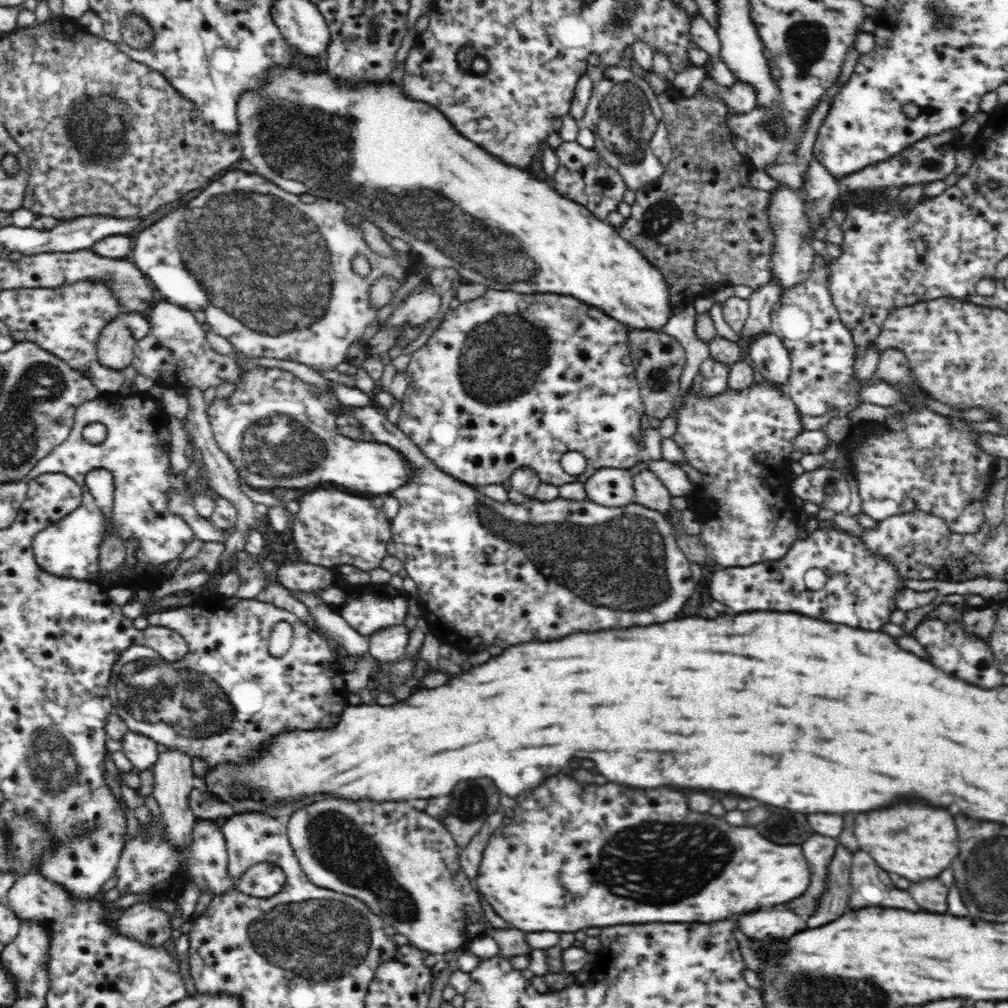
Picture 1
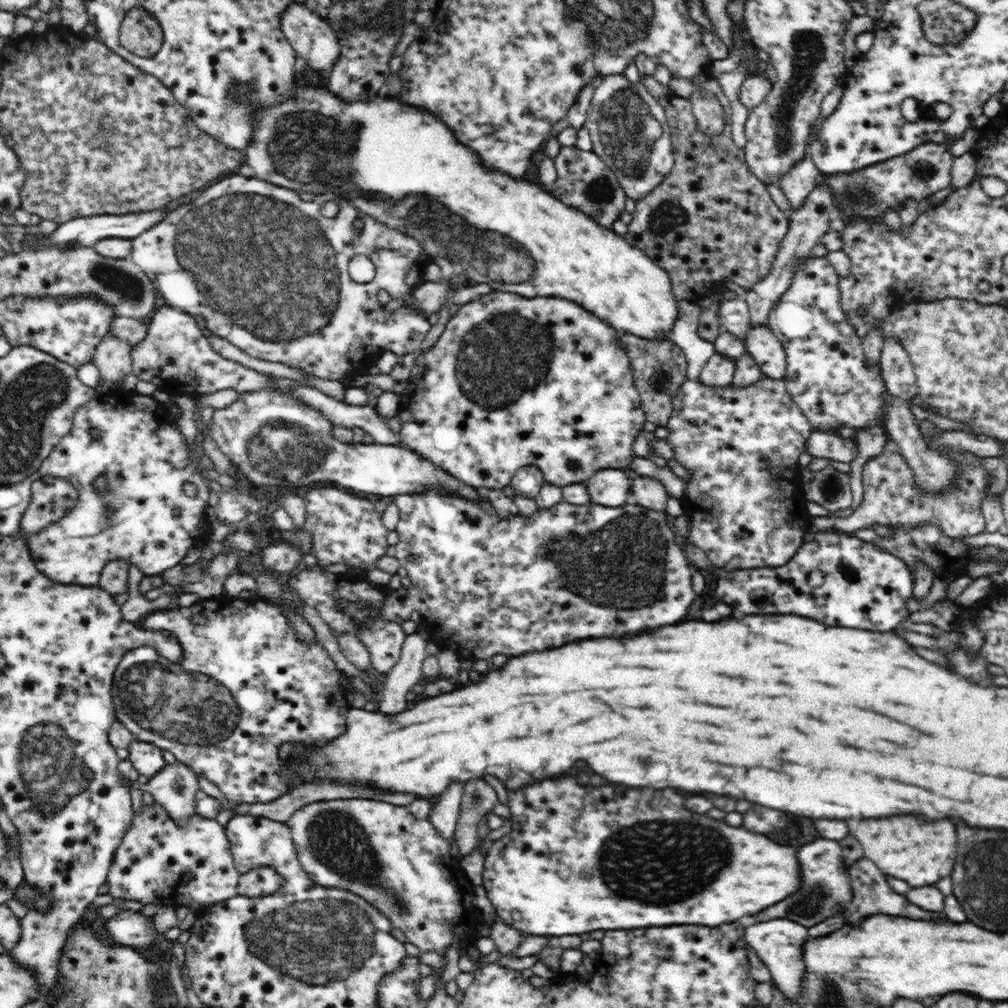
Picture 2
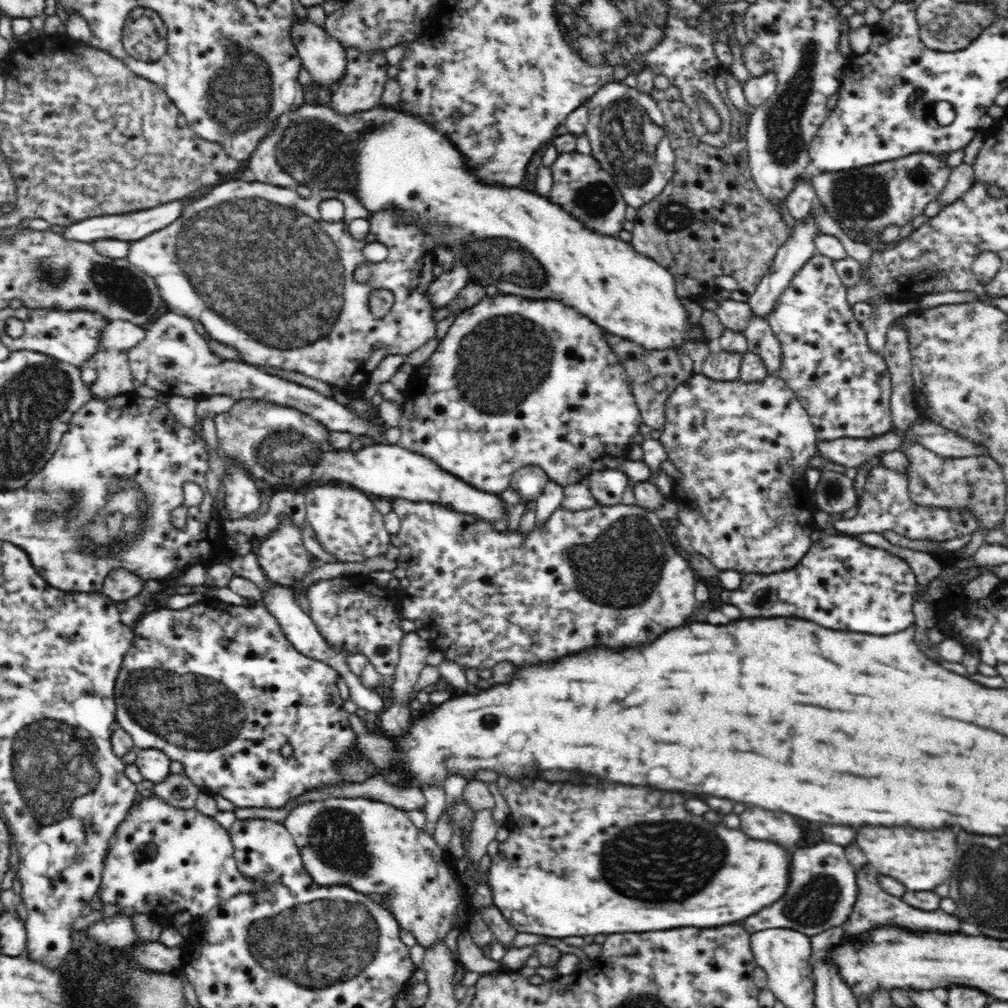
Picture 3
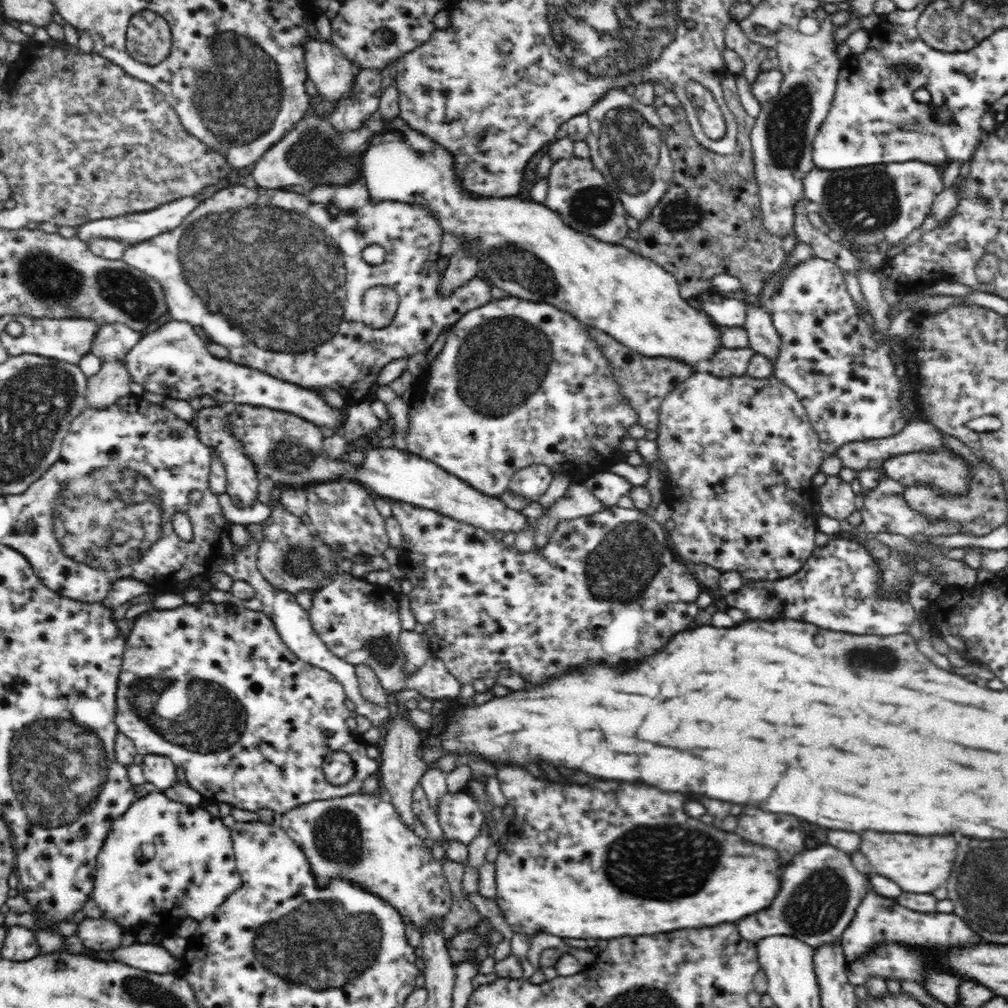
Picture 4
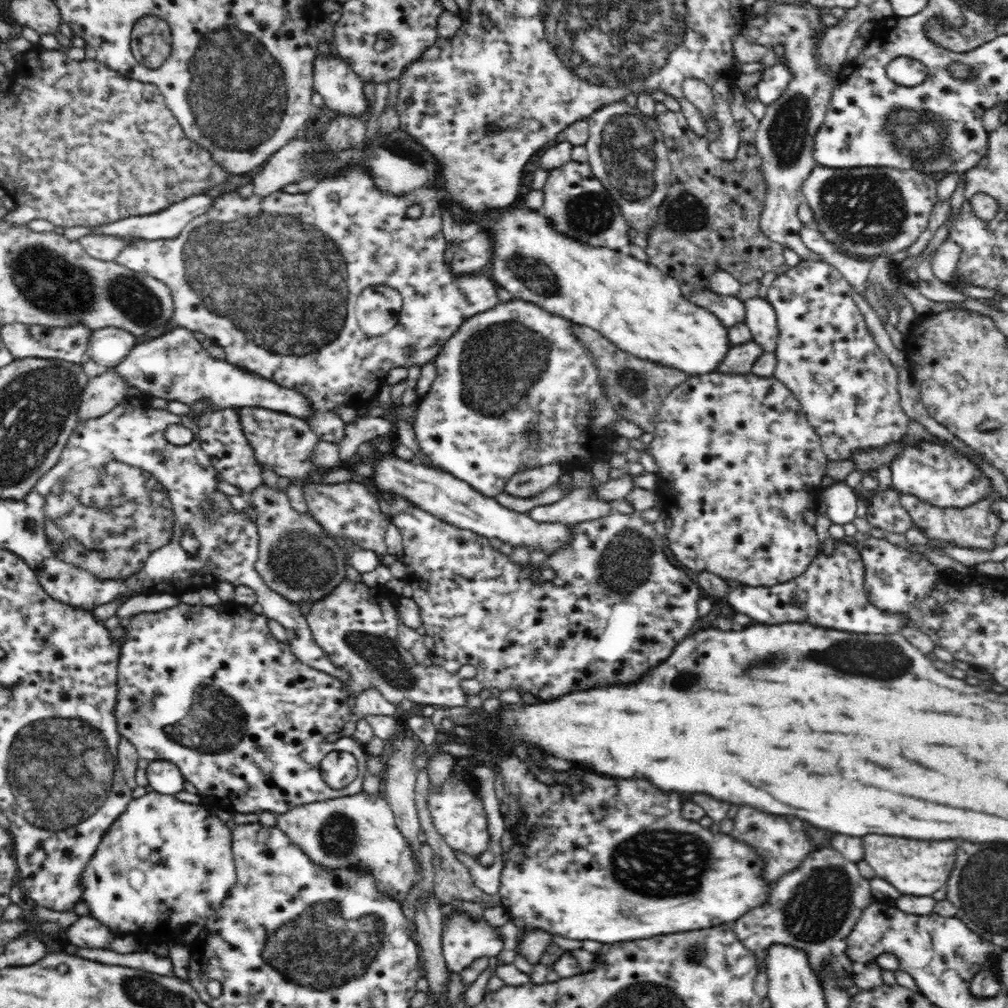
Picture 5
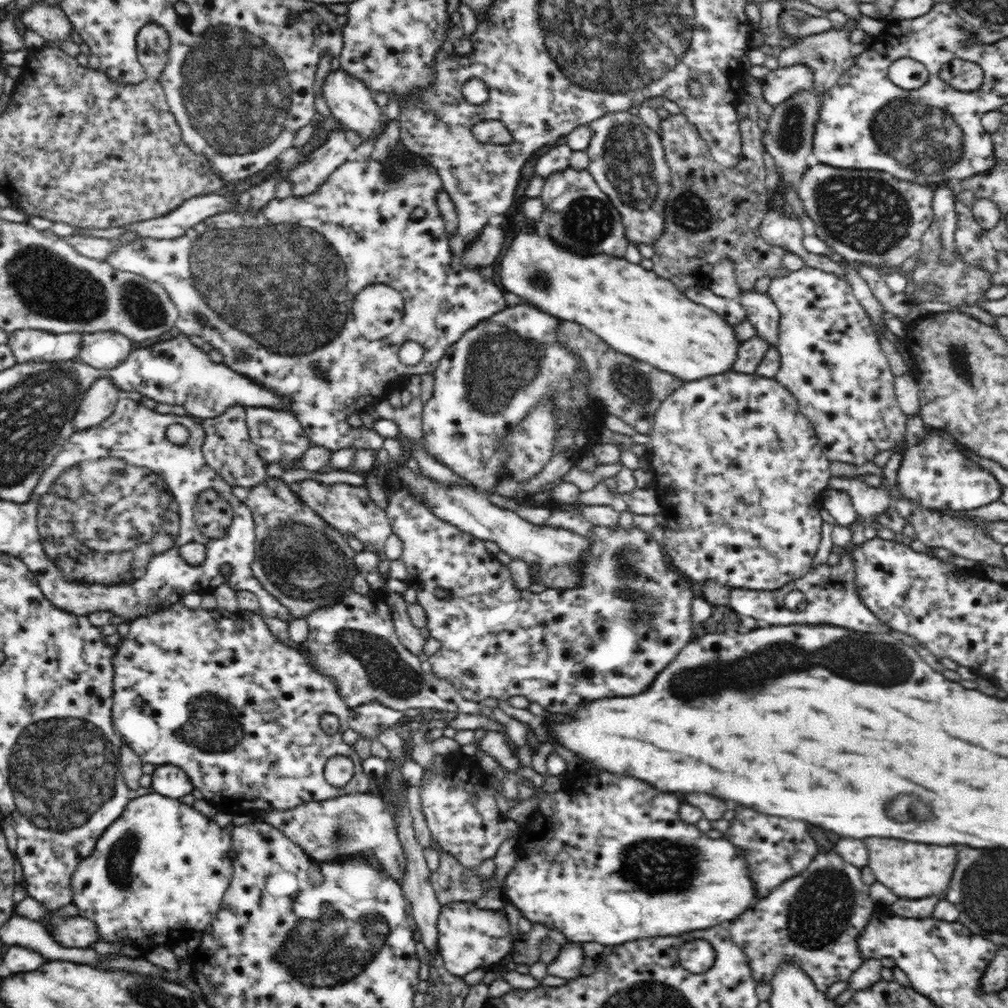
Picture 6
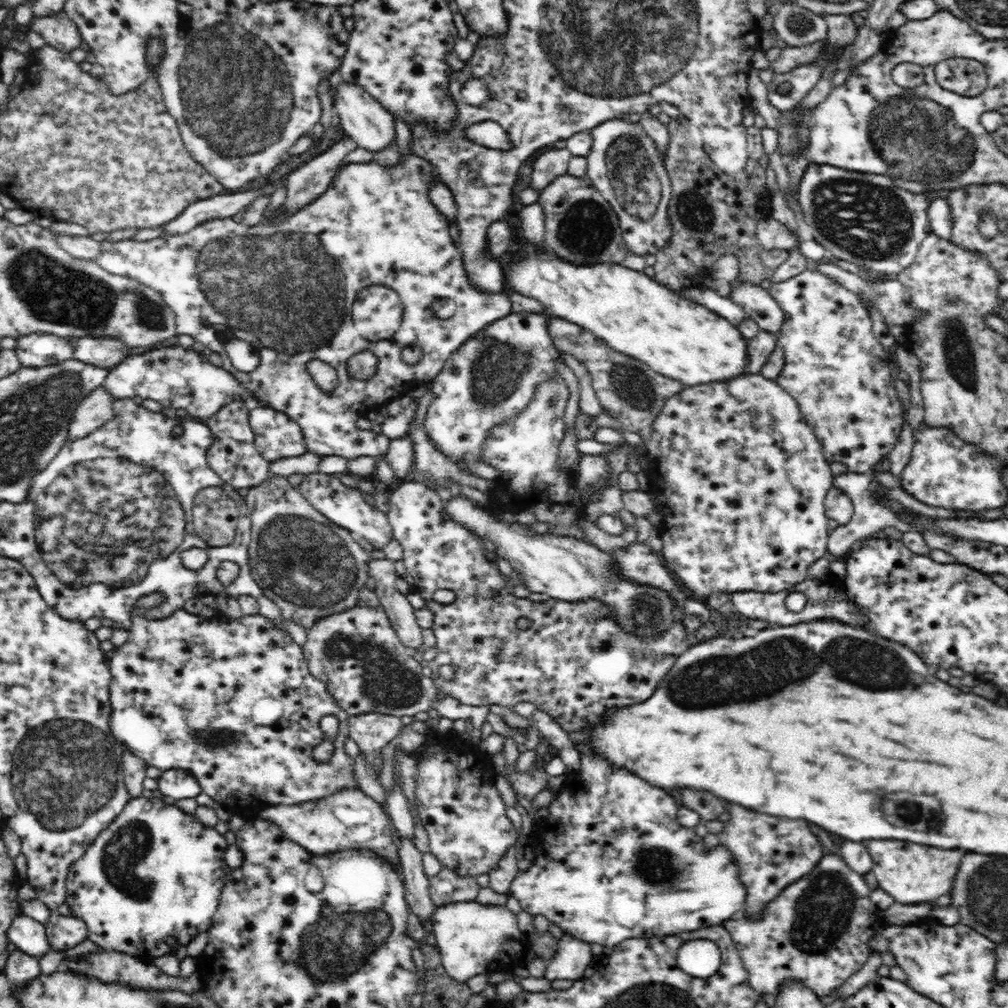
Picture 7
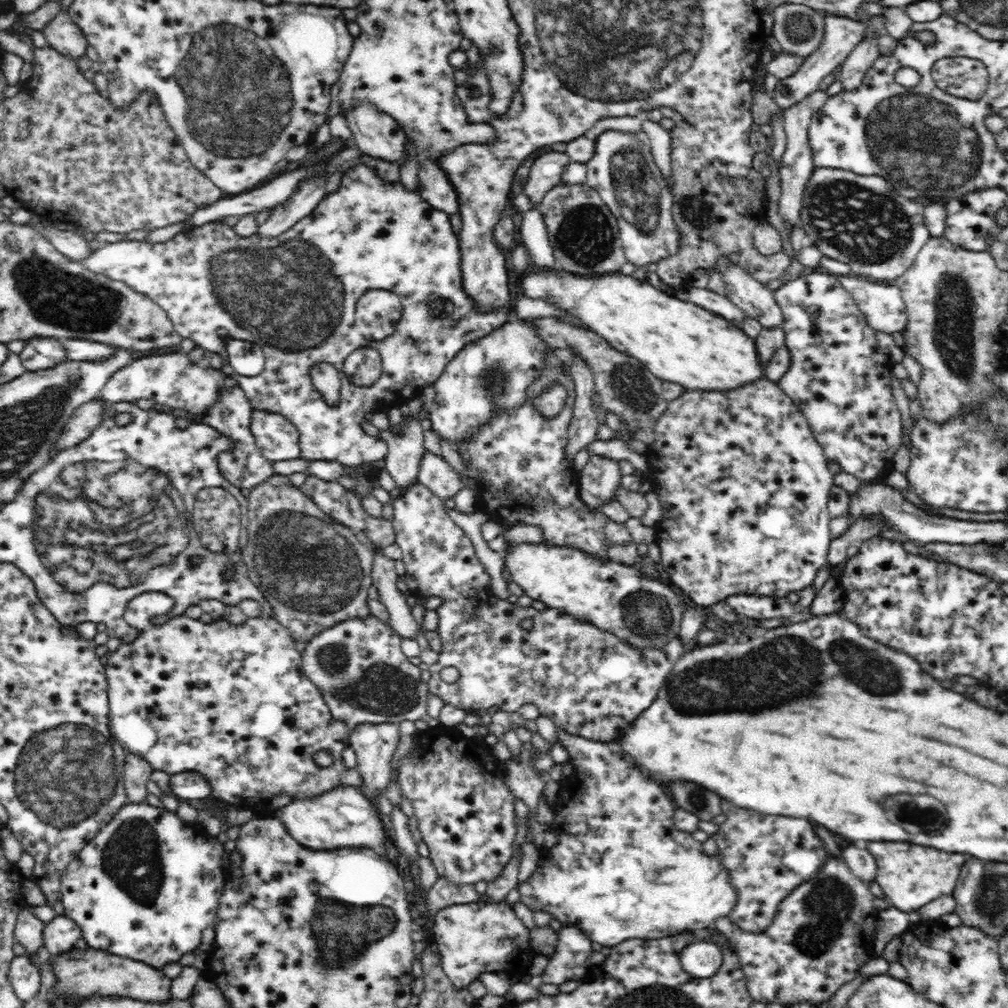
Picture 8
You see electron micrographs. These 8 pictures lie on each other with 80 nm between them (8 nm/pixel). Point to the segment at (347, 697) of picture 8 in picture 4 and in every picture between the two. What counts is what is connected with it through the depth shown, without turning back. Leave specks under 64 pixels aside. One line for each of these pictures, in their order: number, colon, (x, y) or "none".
4: (358, 621)
5: (356, 625)
6: (354, 641)
7: (367, 669)

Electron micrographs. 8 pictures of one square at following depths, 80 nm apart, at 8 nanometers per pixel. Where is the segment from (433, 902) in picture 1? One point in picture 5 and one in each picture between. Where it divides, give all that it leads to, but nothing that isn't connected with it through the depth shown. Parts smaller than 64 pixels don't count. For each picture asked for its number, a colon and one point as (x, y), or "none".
2: (401, 865)
3: (372, 846)
4: (360, 837)
5: (360, 830)

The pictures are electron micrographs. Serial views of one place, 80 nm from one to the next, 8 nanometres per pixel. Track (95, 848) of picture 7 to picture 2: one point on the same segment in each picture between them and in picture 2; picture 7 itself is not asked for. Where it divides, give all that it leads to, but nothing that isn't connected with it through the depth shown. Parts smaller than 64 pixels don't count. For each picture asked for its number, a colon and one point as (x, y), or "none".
2: (157, 862)
3: (162, 860)
4: (162, 860)
5: (163, 862)
6: (179, 865)

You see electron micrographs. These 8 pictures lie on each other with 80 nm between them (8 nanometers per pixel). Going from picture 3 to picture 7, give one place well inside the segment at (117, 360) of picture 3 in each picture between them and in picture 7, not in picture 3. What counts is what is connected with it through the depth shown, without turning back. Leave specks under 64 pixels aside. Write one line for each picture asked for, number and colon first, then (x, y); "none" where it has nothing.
4: (105, 388)
5: (102, 393)
6: (98, 402)
7: (94, 410)

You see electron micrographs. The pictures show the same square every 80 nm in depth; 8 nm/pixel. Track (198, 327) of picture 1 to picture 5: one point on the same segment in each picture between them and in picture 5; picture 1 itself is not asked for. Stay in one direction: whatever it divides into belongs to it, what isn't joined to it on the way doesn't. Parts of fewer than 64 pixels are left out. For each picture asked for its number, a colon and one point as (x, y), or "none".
2: (175, 356)
3: (174, 359)
4: (173, 361)
5: (175, 366)

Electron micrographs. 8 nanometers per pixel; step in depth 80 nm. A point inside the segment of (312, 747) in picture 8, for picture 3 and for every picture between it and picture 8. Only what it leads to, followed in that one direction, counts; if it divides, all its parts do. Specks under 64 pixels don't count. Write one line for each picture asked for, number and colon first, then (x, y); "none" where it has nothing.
3: (227, 730)
4: (258, 742)
5: (266, 758)
6: (273, 759)
7: (232, 702)

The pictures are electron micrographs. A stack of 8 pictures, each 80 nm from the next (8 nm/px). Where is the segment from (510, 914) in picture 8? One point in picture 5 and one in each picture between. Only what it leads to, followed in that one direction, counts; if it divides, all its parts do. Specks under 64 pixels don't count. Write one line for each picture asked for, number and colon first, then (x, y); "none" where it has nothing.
5: (464, 940)
6: (469, 937)
7: (471, 938)

